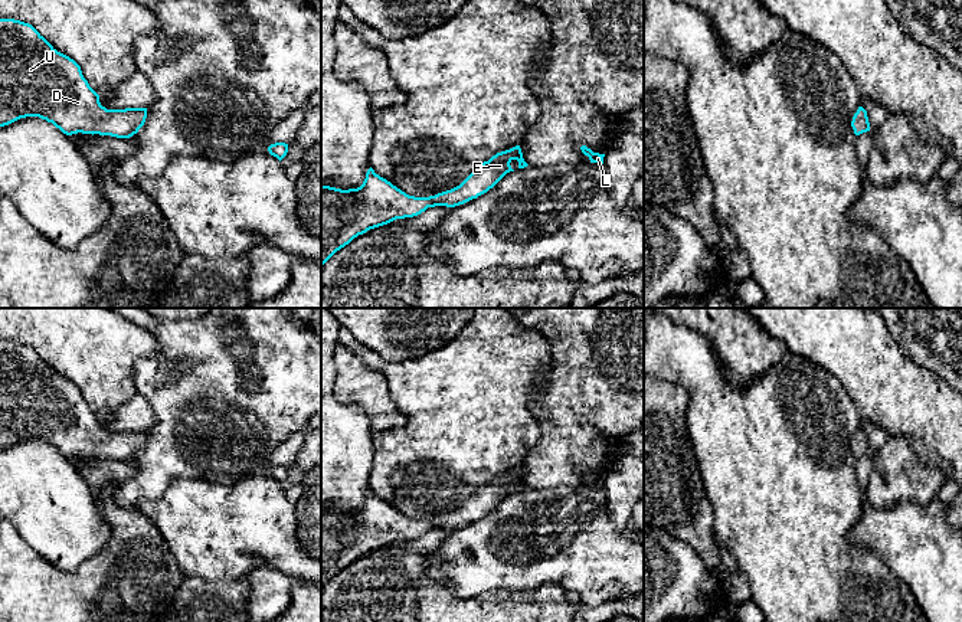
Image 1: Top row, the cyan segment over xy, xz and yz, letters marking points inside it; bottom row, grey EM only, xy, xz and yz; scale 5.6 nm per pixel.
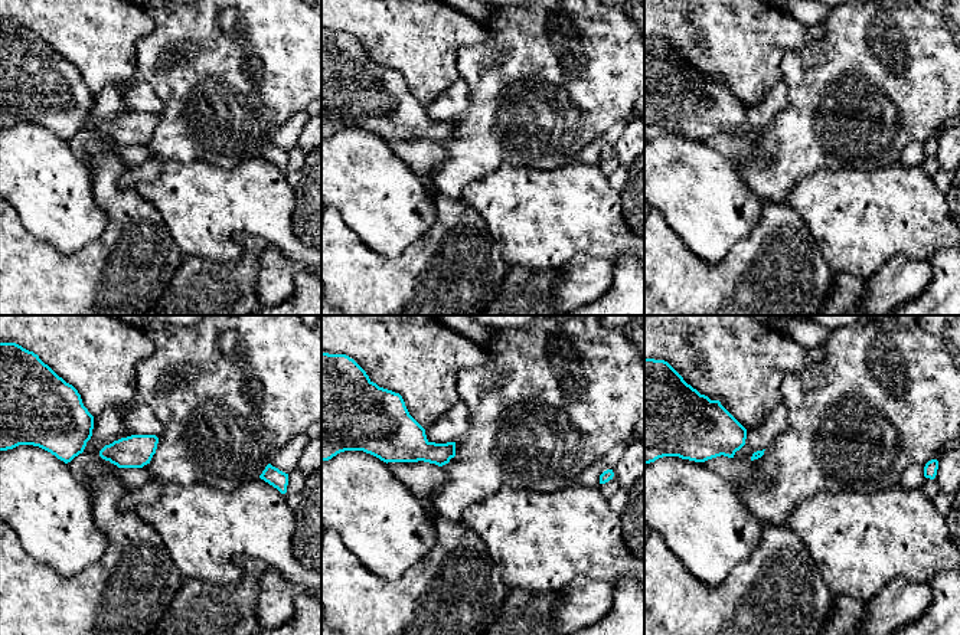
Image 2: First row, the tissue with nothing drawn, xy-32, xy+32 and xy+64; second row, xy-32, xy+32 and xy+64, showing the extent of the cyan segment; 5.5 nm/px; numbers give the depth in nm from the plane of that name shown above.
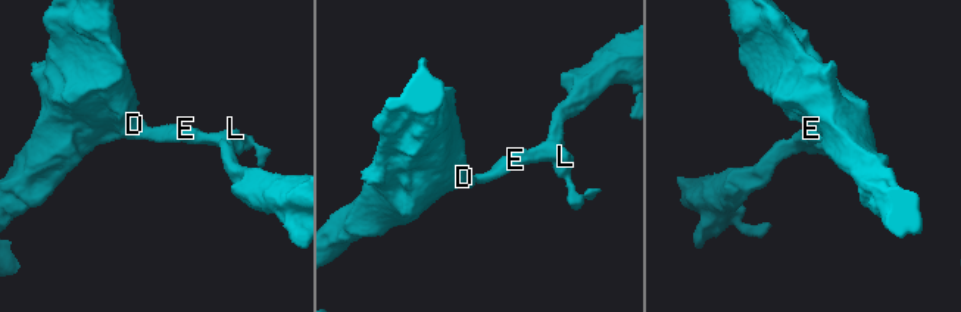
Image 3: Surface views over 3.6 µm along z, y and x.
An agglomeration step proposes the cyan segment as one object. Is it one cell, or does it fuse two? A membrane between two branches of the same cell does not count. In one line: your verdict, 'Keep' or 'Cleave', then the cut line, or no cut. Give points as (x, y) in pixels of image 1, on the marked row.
Keep. No split

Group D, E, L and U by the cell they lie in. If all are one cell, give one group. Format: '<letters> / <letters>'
D E L U

